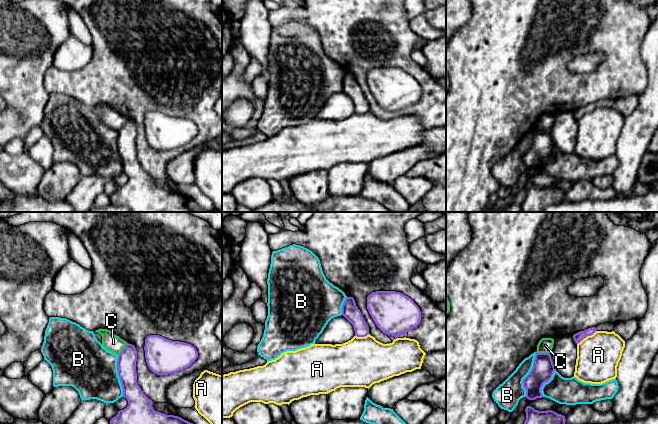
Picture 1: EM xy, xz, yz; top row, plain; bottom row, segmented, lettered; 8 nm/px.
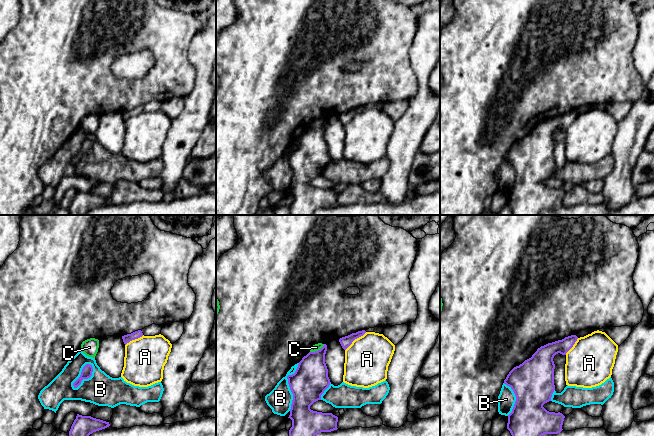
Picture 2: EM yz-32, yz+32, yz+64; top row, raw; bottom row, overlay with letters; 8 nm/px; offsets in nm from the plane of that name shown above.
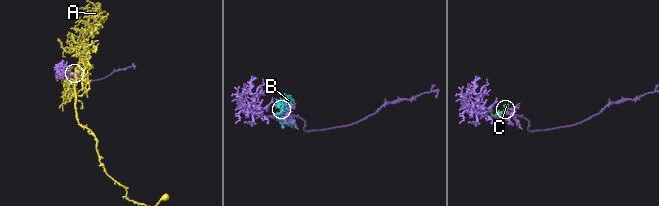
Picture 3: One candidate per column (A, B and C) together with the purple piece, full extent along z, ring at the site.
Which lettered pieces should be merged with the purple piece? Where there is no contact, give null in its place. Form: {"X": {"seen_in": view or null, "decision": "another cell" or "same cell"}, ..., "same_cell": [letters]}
{"A": {"seen_in": "yz", "decision": "another cell"}, "B": {"seen_in": "yz", "decision": "another cell"}, "C": {"seen_in": "yz", "decision": "another cell"}, "same_cell": []}

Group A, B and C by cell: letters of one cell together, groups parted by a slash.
A / B / C

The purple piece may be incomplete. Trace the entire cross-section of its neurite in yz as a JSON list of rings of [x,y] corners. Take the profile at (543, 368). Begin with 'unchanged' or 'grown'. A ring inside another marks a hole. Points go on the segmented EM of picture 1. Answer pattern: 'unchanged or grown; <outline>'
unchanged; [[[536,352],[533,367],[530,373],[523,379],[523,387],[526,390],[526,398],[535,400],[542,398],[541,388],[544,383],[548,382],[555,371],[550,352]]]

